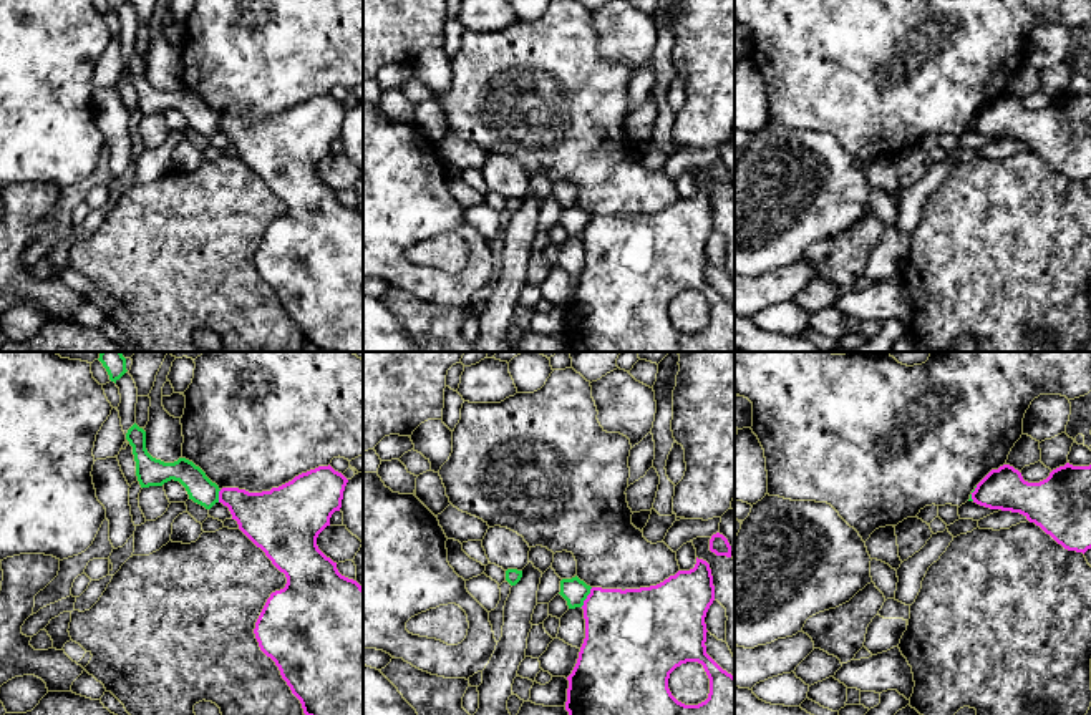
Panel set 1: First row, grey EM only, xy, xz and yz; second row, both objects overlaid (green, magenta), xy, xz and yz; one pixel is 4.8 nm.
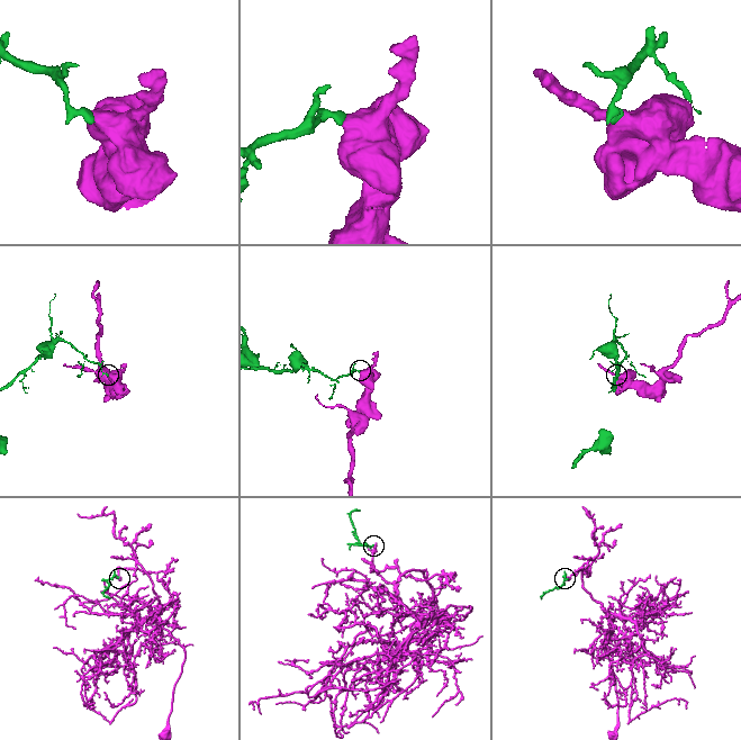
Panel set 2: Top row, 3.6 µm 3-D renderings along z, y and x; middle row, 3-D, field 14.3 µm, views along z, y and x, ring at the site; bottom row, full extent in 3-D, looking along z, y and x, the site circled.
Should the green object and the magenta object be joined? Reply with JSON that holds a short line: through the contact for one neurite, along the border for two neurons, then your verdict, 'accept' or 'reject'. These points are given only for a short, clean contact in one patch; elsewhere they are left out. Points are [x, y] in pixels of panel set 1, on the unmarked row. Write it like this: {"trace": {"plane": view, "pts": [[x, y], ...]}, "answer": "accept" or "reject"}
{"trace": {"plane": "xz", "pts": [[592, 216], [581, 234]]}, "answer": "reject"}

